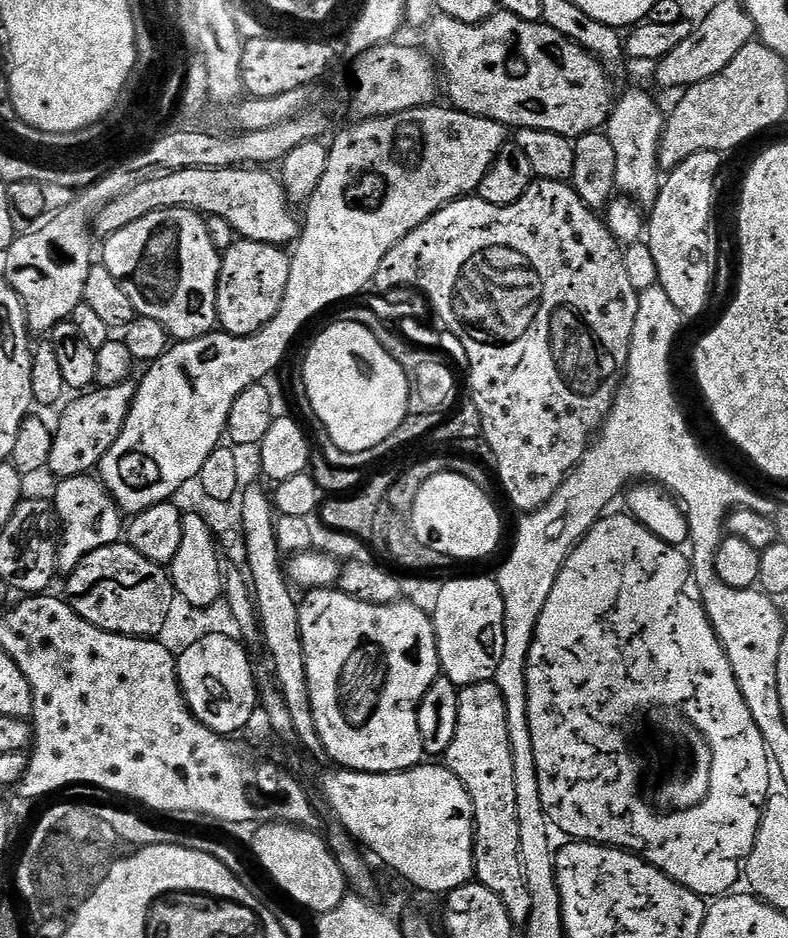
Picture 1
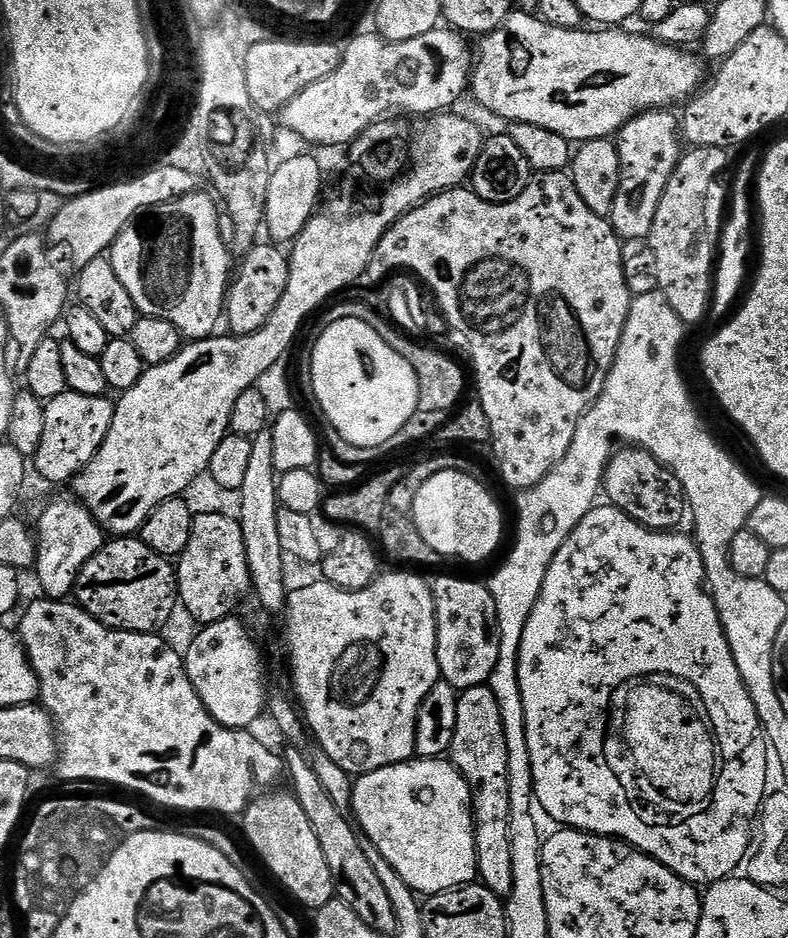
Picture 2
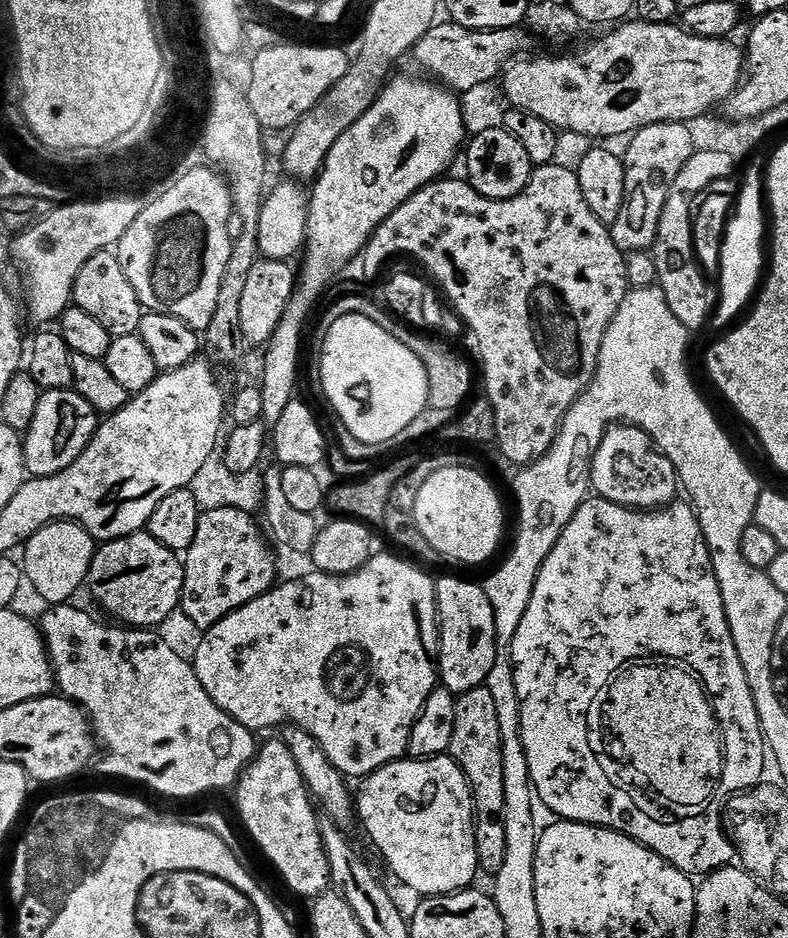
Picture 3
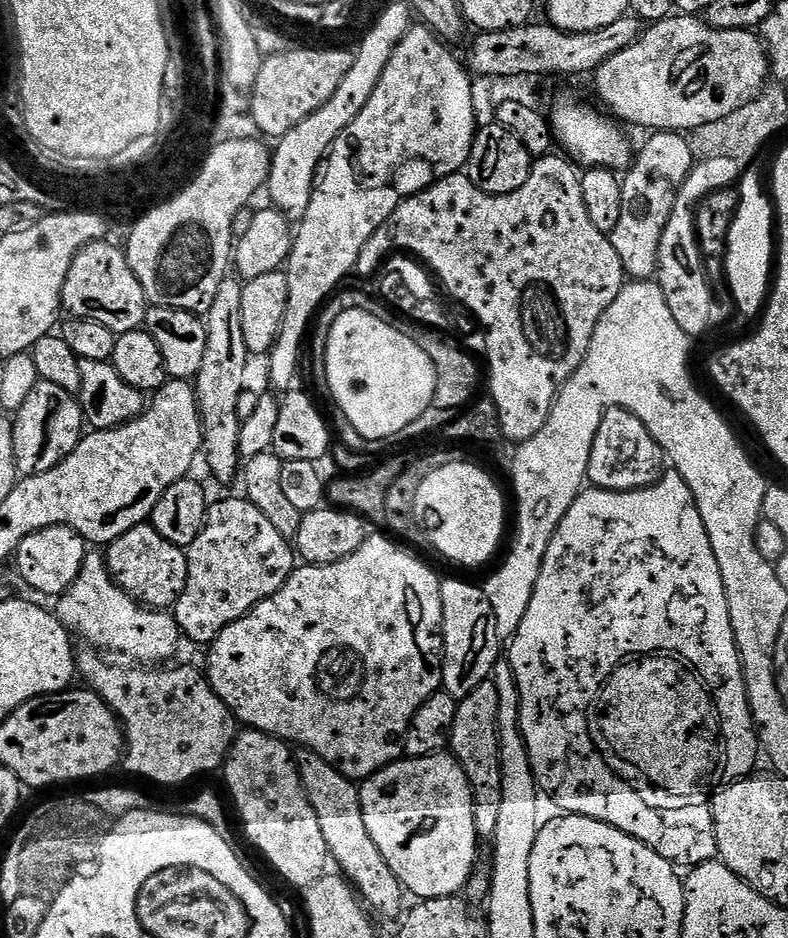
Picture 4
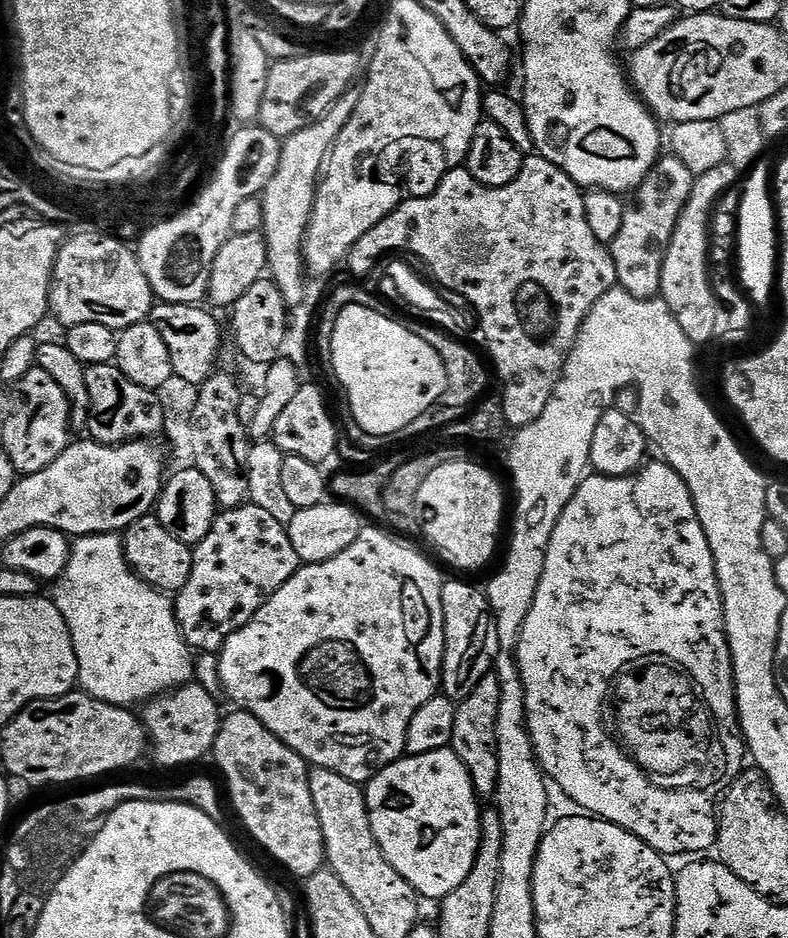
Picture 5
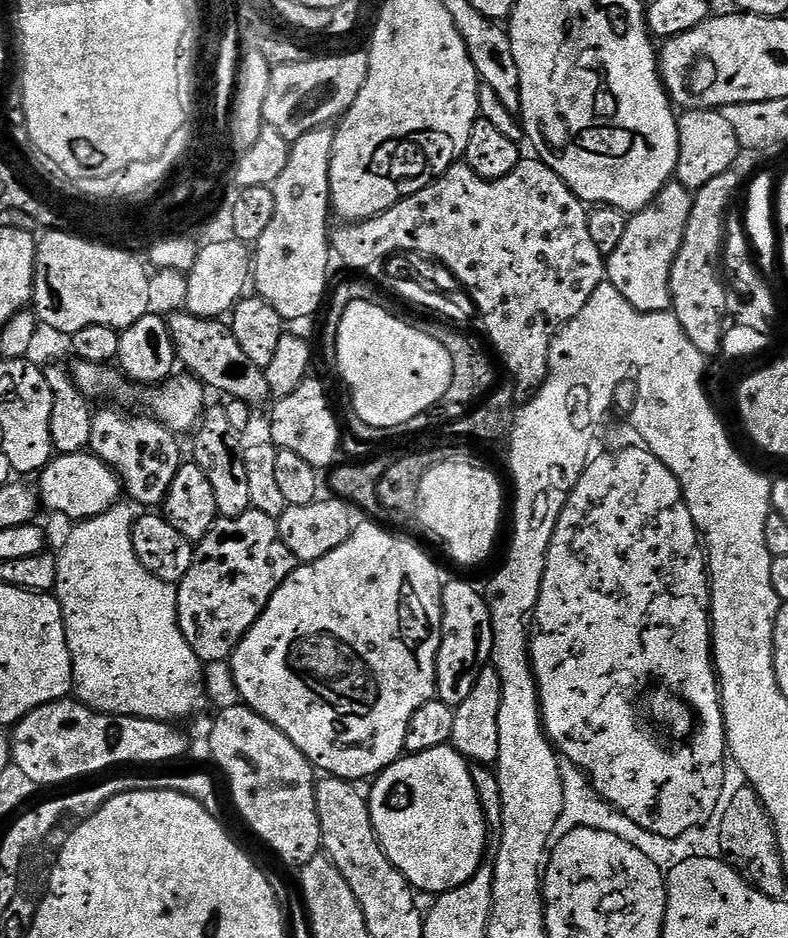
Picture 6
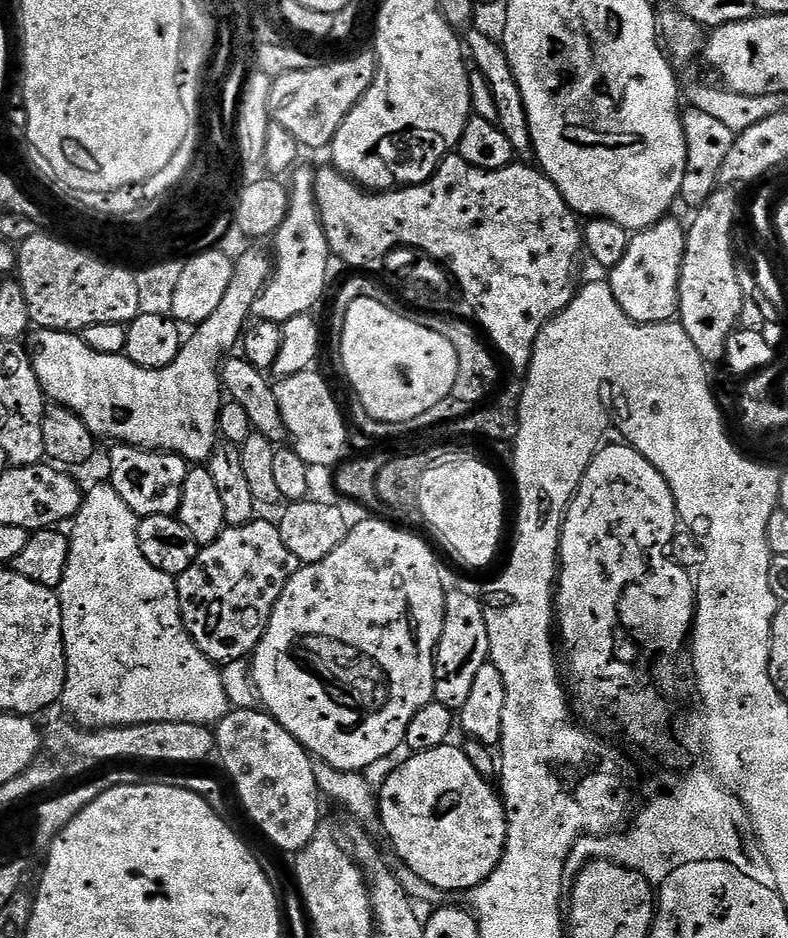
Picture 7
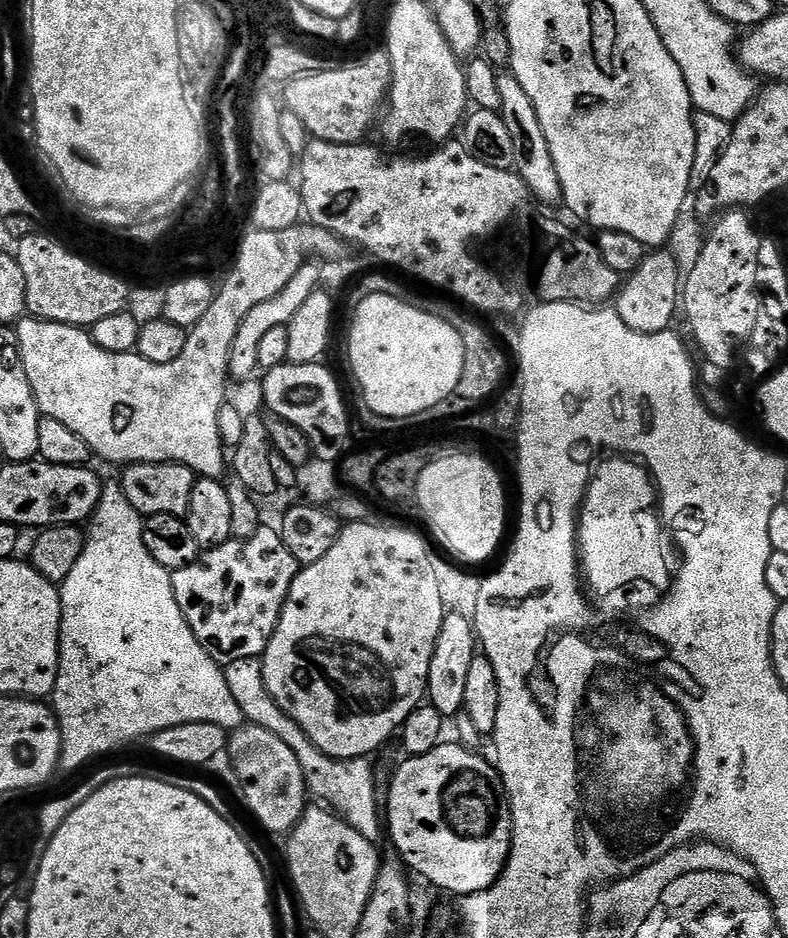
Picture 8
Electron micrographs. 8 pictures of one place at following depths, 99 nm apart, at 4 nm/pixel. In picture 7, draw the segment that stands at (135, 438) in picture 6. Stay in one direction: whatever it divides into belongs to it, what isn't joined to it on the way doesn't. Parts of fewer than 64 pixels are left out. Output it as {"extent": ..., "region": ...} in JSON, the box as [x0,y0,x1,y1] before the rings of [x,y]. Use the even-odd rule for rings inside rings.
{"extent":[108,444,189,518],"region":[[[116,444],[108,456],[112,467],[110,483],[122,497],[122,502],[134,510],[137,518],[145,516],[176,516],[182,502],[182,486],[186,482],[189,461],[173,452],[150,452],[147,448],[134,448],[130,444]]]}

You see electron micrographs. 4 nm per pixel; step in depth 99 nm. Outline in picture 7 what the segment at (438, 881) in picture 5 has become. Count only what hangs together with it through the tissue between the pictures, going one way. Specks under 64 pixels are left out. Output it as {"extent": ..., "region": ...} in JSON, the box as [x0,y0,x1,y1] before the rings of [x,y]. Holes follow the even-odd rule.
{"extent":[378,742,508,894],"region":[[[449,742],[434,750],[409,755],[409,760],[397,772],[390,773],[388,781],[378,788],[380,823],[382,832],[392,843],[391,851],[403,864],[410,866],[418,878],[430,882],[430,886],[444,894],[463,893],[488,879],[500,865],[508,837],[508,819],[499,791],[470,764],[463,747],[454,745]]]}

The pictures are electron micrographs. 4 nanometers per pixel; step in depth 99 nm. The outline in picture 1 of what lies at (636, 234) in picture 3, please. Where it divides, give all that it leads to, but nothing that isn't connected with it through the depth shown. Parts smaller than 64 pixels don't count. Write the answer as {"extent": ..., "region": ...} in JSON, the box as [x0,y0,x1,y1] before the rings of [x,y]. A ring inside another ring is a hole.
{"extent":[606,88,665,210],"region":[[[632,88],[621,96],[619,93],[618,99],[612,105],[612,113],[608,115],[606,135],[610,138],[610,146],[614,146],[616,191],[644,210],[651,209],[660,193],[660,143],[665,119],[665,109],[660,109],[655,98],[640,88]]]}

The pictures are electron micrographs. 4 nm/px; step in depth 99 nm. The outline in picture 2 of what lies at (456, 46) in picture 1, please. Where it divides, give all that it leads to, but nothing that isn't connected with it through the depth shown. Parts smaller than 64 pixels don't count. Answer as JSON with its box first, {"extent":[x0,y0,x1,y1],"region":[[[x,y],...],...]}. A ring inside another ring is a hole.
{"extent":[471,11,705,142],"region":[[[512,11],[501,28],[479,37],[472,66],[471,95],[476,95],[477,102],[486,111],[497,112],[507,122],[542,126],[554,130],[554,134],[562,134],[562,138],[570,142],[583,142],[615,137],[626,122],[643,112],[668,110],[676,106],[672,104],[683,105],[697,95],[705,83],[705,61],[692,53],[695,51],[673,48],[651,35],[620,32],[624,30],[584,31],[583,27],[559,28],[547,24],[531,12]]]}

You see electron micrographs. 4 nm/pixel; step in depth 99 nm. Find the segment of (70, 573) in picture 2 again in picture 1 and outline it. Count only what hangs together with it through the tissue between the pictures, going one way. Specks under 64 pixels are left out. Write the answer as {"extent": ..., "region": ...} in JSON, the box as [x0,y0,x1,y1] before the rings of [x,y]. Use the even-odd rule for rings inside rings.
{"extent":[54,475,122,578],"region":[[[95,475],[65,476],[57,484],[60,485],[54,495],[54,507],[56,519],[60,521],[60,549],[56,571],[67,578],[86,554],[94,554],[94,550],[102,550],[102,546],[121,543],[122,513],[108,487]]]}

